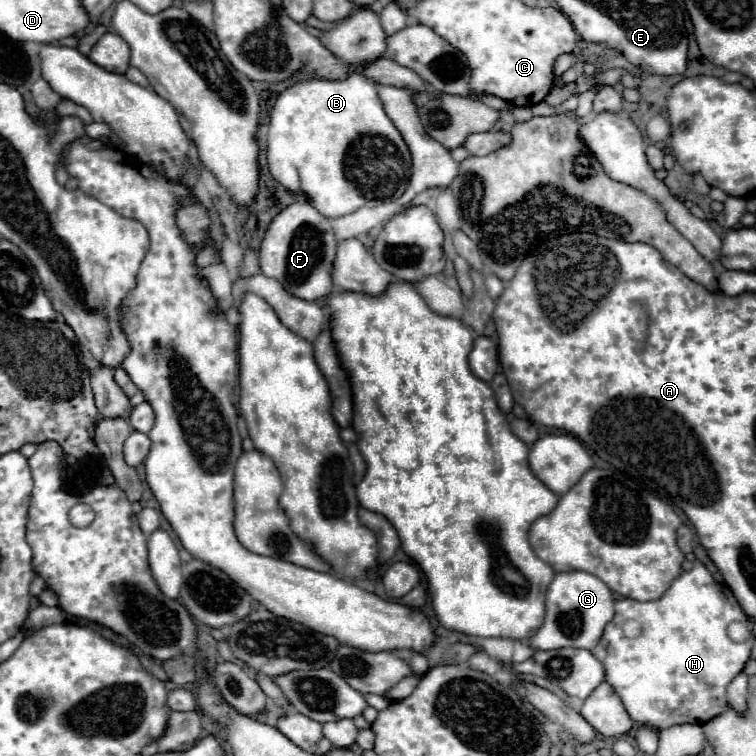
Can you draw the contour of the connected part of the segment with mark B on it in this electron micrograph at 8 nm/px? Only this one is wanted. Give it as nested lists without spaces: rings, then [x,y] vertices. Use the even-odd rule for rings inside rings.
[[[350,71],[350,75],[346,79],[318,79],[318,77],[312,77],[312,79],[304,79],[300,83],[294,83],[290,85],[288,89],[284,89],[274,107],[272,107],[272,113],[270,113],[270,127],[268,127],[268,145],[266,145],[266,159],[268,159],[268,169],[272,173],[272,177],[286,189],[290,191],[296,191],[302,193],[308,197],[310,205],[314,209],[318,209],[322,215],[326,217],[342,217],[342,215],[348,215],[348,213],[354,213],[356,209],[360,207],[376,207],[388,199],[398,199],[406,187],[408,187],[408,181],[410,181],[410,173],[412,173],[412,161],[410,161],[410,151],[400,135],[400,131],[394,127],[394,123],[390,121],[390,117],[384,113],[384,107],[382,107],[382,101],[378,99],[378,93],[376,93],[376,87],[362,75],[362,73],[356,73],[356,71]]]

